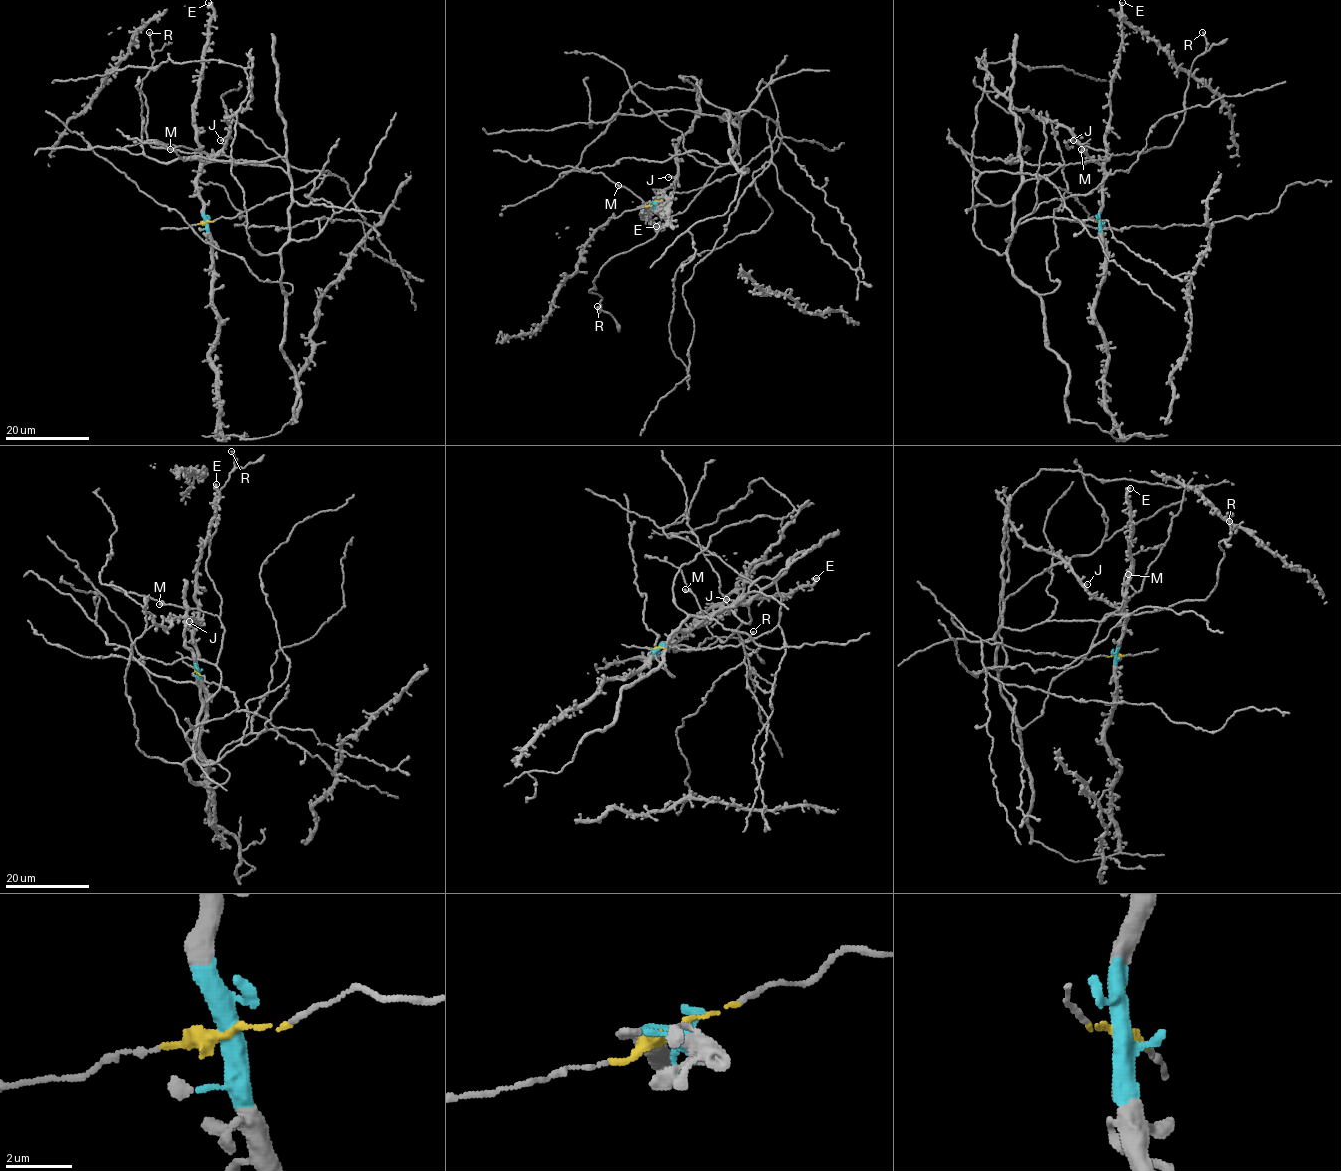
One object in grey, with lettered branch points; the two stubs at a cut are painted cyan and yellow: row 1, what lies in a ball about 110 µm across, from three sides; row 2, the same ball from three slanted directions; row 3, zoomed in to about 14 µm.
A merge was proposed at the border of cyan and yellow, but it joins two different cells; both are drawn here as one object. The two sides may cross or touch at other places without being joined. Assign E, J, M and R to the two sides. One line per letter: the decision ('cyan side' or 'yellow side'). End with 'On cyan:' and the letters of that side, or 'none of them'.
E: cyan side
J: cyan side
M: yellow side
R: yellow side
On cyan: E, J

